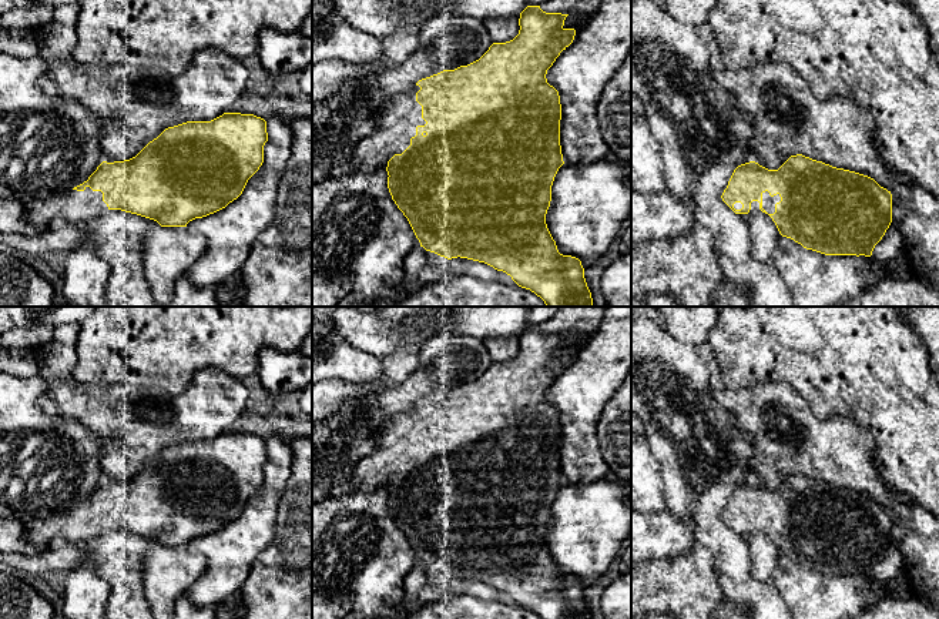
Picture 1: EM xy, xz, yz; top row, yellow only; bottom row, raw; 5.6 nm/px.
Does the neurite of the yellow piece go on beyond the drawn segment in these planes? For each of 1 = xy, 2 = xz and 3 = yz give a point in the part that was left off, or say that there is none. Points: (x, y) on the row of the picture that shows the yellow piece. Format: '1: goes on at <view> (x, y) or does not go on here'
1: goes on at xy (71, 206)
2: goes on at xz (392, 126)
3: goes on at yz (768, 203)

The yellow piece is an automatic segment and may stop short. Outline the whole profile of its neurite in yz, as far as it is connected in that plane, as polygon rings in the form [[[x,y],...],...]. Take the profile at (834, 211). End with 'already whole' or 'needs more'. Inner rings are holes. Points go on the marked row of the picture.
[[[802,154],[791,155],[778,170],[755,161],[738,165],[721,198],[738,215],[768,214],[782,237],[825,255],[871,257],[892,222],[891,191],[868,175]]] | needs more

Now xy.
[[[224,113],[211,121],[187,121],[168,127],[135,157],[114,163],[103,161],[83,184],[31,204],[26,211],[26,218],[33,224],[46,225],[58,221],[80,224],[108,210],[121,210],[154,220],[161,227],[187,227],[195,218],[202,218],[225,208],[242,194],[248,180],[264,163],[264,145],[266,141],[266,121],[254,114]]] | needs more

